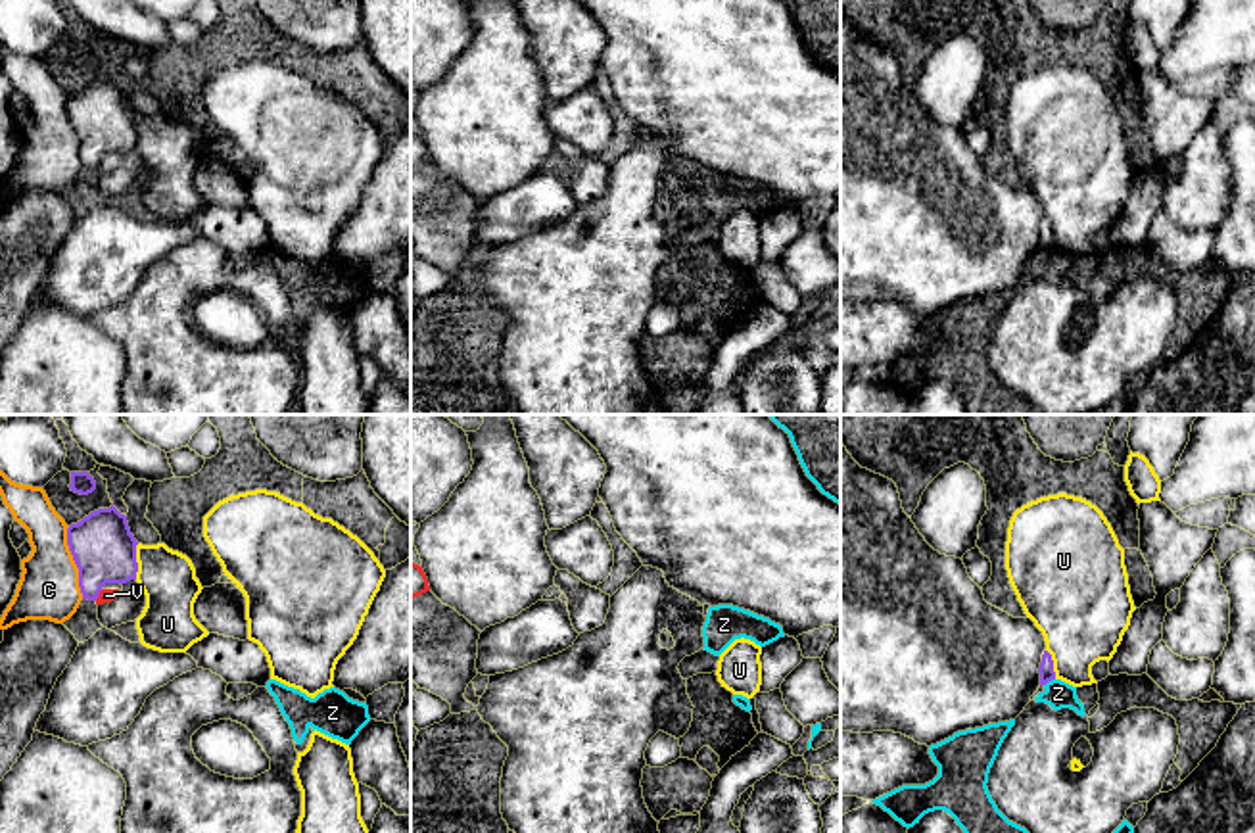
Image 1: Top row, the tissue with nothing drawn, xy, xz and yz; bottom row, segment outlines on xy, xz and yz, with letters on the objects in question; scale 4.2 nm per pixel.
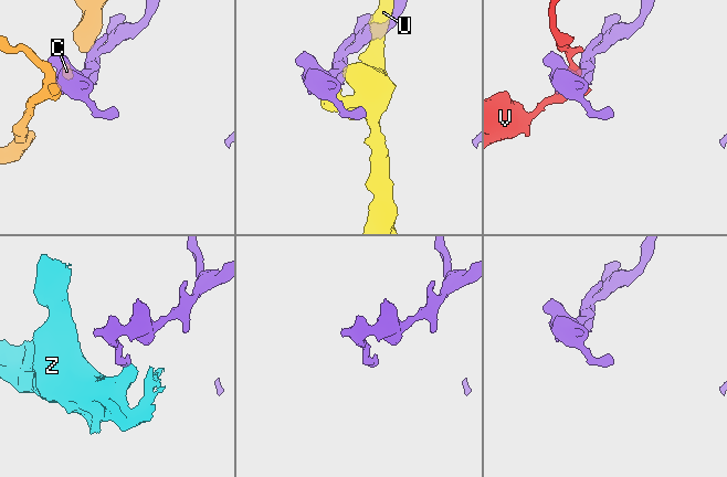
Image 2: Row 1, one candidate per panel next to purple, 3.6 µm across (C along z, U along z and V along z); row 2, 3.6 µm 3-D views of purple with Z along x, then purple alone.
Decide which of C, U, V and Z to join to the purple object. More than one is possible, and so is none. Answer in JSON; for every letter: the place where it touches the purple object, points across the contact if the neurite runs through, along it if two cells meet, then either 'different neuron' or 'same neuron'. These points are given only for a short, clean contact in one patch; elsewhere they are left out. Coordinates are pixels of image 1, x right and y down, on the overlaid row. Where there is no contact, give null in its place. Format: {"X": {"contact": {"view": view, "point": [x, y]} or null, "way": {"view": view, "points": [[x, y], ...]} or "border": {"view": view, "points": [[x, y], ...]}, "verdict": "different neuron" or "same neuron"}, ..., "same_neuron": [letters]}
{"C": {"contact": {"view": "xy", "point": [75, 563]}, "verdict": "different neuron"}, "U": {"contact": {"view": "xy", "point": [135, 561]}, "verdict": "different neuron"}, "V": {"contact": {"view": "xy", "point": [98, 594]}, "verdict": "different neuron"}, "Z": {"contact": {"view": "yz", "point": [1048, 680]}, "border": {"view": "yz", "points": [[1054, 678], [1044, 686]]}, "verdict": "different neuron"}, "same_neuron": []}

